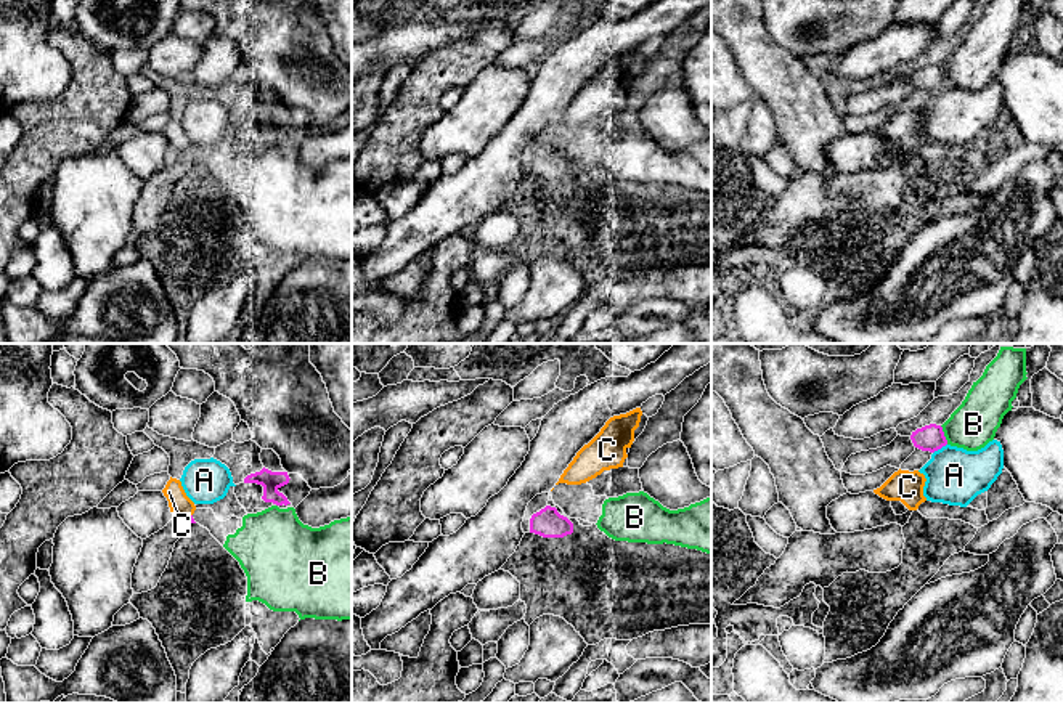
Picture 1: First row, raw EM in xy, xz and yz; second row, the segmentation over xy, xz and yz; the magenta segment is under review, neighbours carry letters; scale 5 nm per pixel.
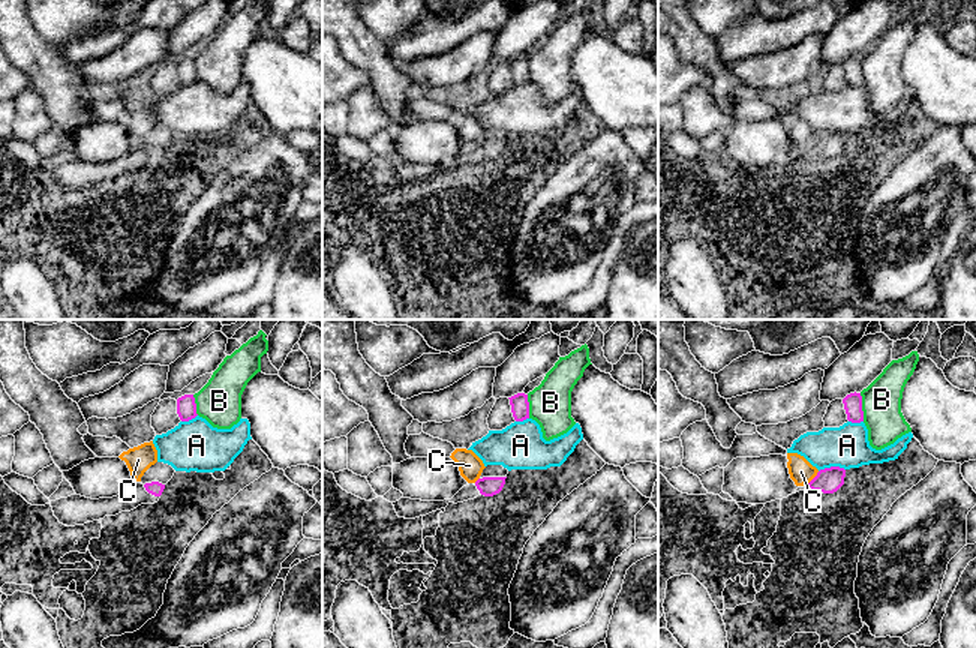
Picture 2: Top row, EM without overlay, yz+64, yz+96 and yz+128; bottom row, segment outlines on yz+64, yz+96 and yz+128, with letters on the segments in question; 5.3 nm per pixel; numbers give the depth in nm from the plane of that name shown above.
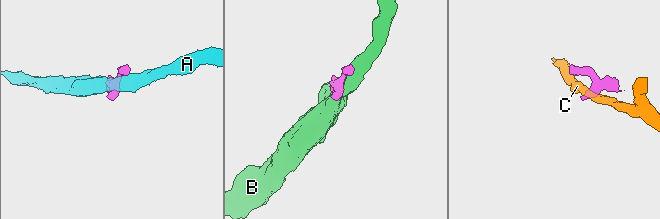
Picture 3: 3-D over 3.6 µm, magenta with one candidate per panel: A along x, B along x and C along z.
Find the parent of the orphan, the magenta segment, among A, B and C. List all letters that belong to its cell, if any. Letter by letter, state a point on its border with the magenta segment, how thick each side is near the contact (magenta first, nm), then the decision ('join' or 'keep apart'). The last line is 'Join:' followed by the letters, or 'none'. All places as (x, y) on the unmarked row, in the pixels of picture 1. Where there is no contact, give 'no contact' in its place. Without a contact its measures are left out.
A: meets magenta in yz at (940, 89); 130 nm thick on the magenta side, 280 nm on the other; keep apart
B: meets magenta in yz at (943, 76); 130 nm thick on the magenta side, 240 nm on the other; keep apart
C: meets magenta in xy at (187, 158); 50 nm thick on the magenta side, 110 nm on the other; keep apart
Join: none

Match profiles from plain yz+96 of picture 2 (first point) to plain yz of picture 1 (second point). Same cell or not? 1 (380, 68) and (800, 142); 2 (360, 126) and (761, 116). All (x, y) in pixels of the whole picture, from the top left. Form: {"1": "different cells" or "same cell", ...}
{"1": "same cell", "2": "same cell"}

